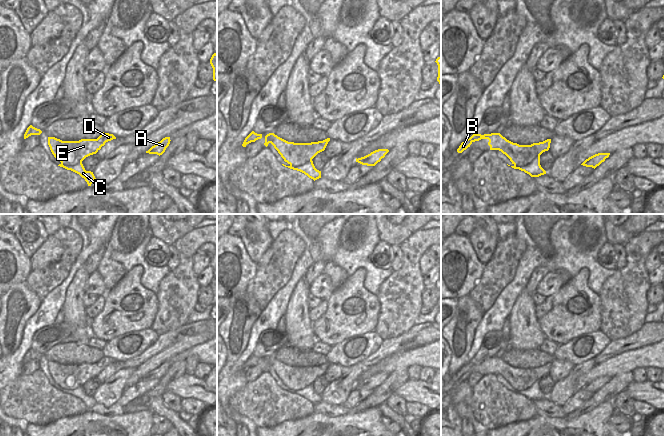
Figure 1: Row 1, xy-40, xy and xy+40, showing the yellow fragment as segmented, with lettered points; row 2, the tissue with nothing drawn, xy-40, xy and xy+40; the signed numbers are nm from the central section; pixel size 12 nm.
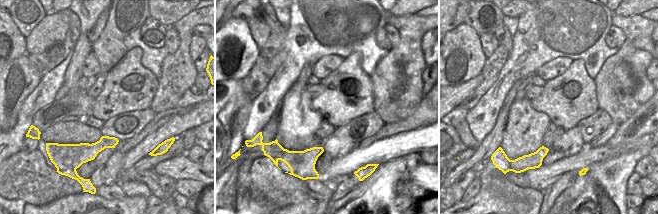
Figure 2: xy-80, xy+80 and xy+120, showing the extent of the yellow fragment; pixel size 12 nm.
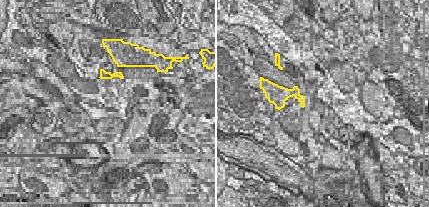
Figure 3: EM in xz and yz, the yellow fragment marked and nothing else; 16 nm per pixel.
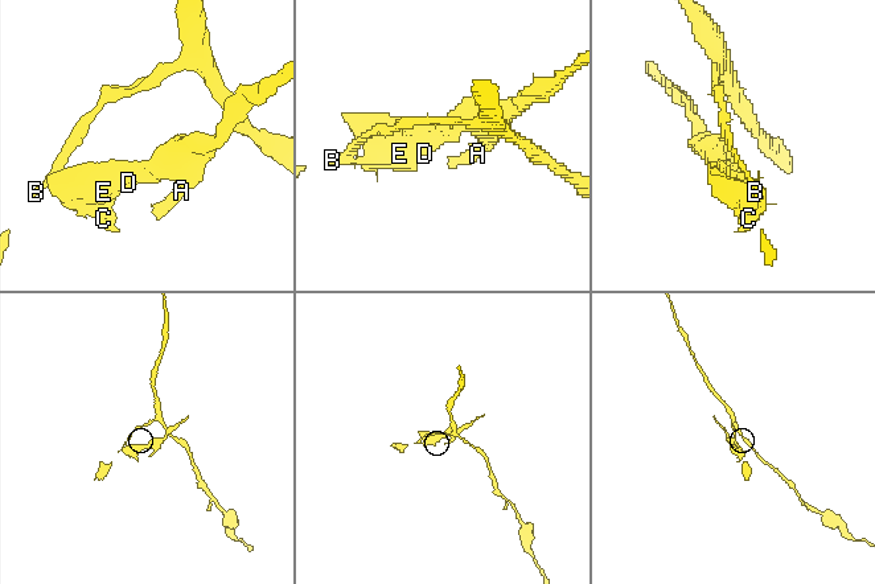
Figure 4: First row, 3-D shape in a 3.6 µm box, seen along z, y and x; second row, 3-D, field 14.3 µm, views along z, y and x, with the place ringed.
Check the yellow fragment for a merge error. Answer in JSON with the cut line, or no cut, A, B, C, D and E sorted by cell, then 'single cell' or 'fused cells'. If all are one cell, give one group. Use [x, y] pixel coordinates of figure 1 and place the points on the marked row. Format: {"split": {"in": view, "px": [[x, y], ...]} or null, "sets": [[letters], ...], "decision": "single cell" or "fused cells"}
{"split": {"in": "xy+40", "px": [[497, 133], [497, 140], [493, 143]]}, "sets": [["A", "C", "D", "E"], ["B"]], "decision": "fused cells"}

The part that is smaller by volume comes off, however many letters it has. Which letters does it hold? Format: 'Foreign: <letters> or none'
Foreign: A, C, D, E

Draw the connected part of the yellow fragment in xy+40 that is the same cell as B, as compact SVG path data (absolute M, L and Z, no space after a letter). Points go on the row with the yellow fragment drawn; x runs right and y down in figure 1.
M491 133L491 134L473 134L470 138L466 139L464 142L461 143L461 145L459 146L459 148L457 149L458 153L462 153L464 150L466 150L468 147L470 147L470 145L475 142L475 141L479 141L481 139L488 139L488 140L492 140L493 143L496 143L498 141L497 137L497 133Z

